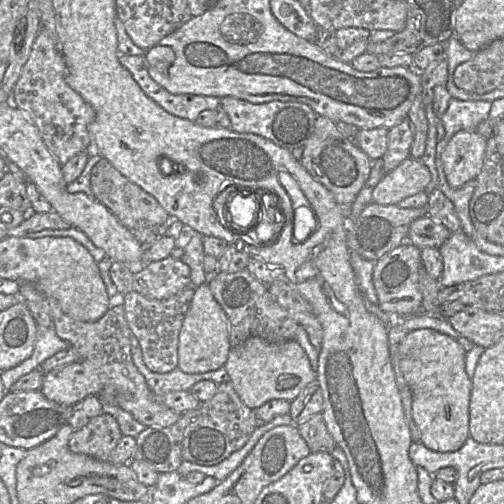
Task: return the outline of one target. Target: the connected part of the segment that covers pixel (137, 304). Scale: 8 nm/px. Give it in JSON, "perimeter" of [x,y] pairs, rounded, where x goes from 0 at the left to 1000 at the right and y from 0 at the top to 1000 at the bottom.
{"perimeter":[[[371,569],[325,595],[294,593],[274,579],[246,585],[248,631],[280,688],[284,716],[300,738],[331,740],[353,724],[355,661],[389,569]]]}

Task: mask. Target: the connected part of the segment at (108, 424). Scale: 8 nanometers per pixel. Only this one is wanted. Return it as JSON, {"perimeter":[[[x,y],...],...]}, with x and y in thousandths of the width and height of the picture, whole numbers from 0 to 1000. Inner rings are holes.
{"perimeter":[[[200,819],[161,851],[143,857],[137,891],[151,901],[212,915],[242,865],[230,831]]]}

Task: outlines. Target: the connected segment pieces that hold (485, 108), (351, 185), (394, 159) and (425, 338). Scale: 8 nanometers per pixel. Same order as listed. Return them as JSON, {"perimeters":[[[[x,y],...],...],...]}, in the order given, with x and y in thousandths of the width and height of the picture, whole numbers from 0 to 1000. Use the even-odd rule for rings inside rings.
{"perimeters":[[[[897,194],[885,222],[873,234],[883,270],[865,288],[863,313],[875,313],[875,306],[909,260],[944,260],[948,246],[968,236],[974,216],[972,200],[917,200]]],[[[633,228],[617,268],[601,290],[595,321],[629,361],[661,385],[671,405],[696,407],[730,357],[738,331],[738,317],[700,276],[671,256],[667,242]]],[[[810,232],[772,256],[768,296],[758,312],[762,345],[778,339],[812,313],[819,278],[821,266]]],[[[857,653],[812,659],[792,685],[794,732],[817,778],[817,827],[833,855],[833,877],[867,897],[911,893],[931,863],[931,802],[937,760],[923,736],[923,694],[907,675]]]]}

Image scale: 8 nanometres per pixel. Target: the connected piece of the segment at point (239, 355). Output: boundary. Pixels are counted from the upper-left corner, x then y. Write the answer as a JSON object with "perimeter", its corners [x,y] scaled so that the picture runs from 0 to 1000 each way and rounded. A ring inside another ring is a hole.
{"perimeter":[[[496,669],[456,692],[444,730],[476,794],[500,813],[544,792],[581,796],[605,768],[627,756],[629,742],[585,673],[534,679]]]}

